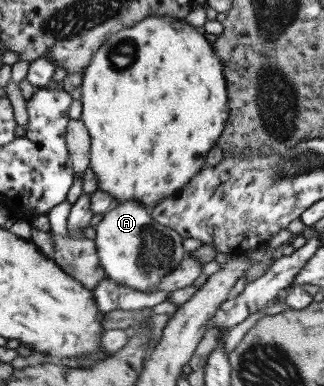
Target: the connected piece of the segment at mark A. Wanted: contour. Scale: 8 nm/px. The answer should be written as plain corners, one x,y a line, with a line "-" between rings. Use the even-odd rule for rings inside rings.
133,200
115,203
101,216
94,230
92,240
96,256
106,277
140,292
154,291
158,281
187,257
187,252
181,246
181,241
185,237
156,223
147,207

